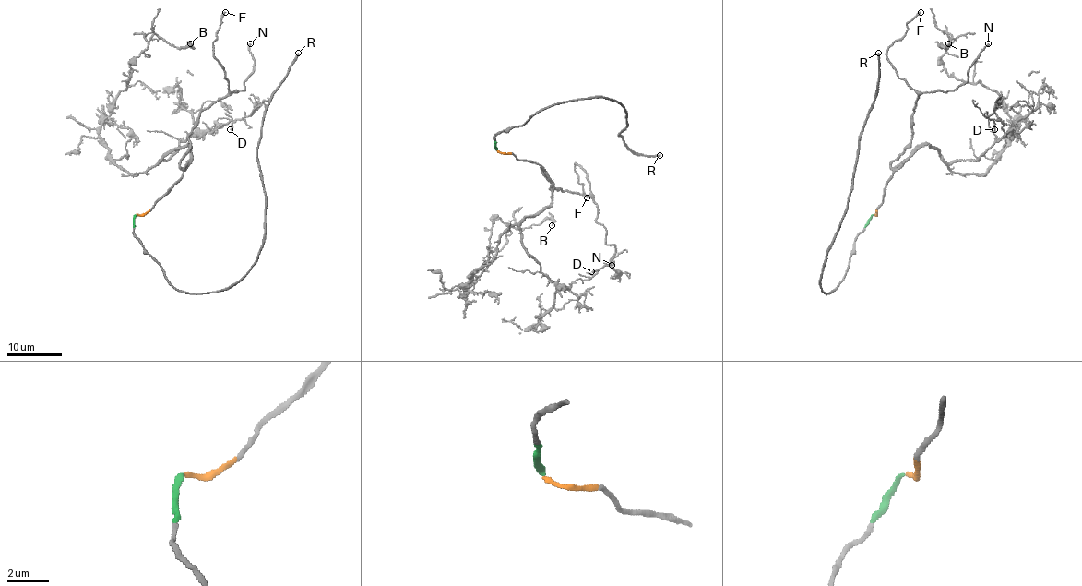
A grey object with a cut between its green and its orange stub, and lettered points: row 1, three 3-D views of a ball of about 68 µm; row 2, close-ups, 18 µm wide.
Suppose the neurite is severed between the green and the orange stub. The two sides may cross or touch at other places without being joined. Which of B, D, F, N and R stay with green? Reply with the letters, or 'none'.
R

